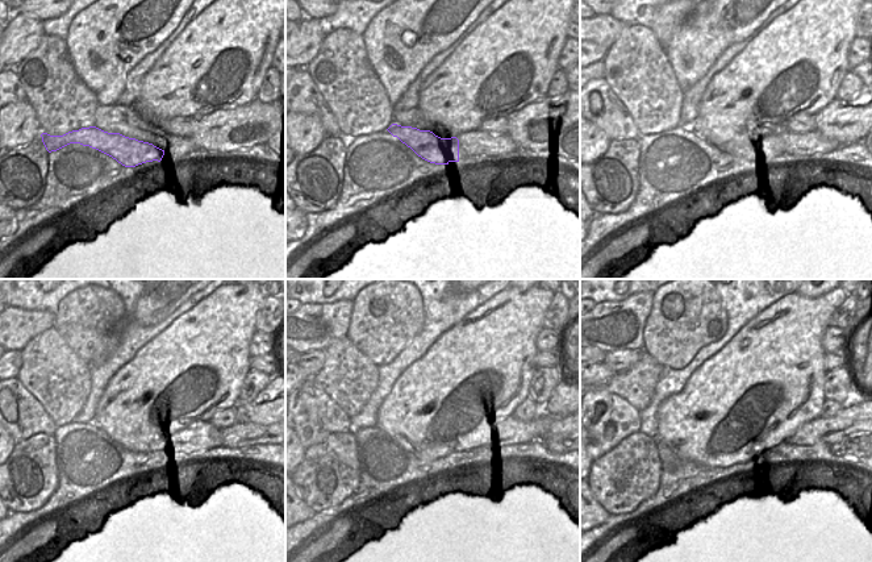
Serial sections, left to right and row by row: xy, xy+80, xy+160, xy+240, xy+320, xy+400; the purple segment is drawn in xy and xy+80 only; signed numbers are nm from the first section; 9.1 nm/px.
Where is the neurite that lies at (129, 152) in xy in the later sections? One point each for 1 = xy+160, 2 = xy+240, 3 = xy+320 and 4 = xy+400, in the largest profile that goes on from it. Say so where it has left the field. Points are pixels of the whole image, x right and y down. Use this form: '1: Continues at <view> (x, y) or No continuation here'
1: Continues at xy+160 (770, 149)
2: Continues at xy+240 (200, 436)
3: Continues at xy+320 (510, 432)
4: Continues at xy+400 (822, 429).

